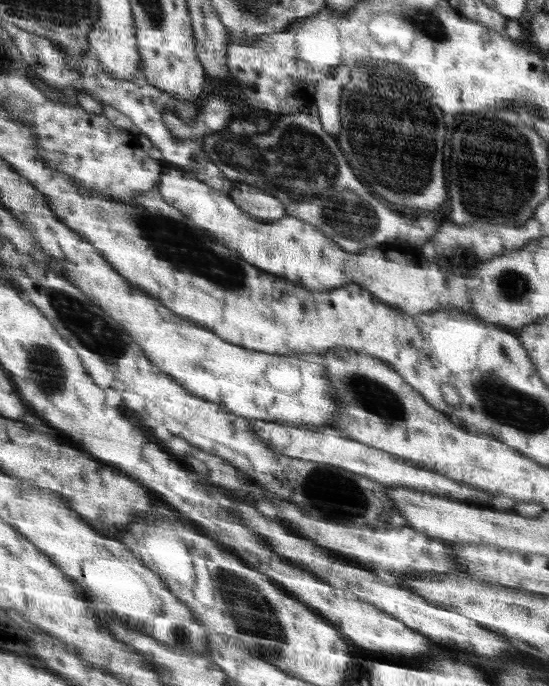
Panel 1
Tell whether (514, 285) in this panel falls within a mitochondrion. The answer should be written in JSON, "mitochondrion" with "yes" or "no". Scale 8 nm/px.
{"mitochondrion":"yes"}

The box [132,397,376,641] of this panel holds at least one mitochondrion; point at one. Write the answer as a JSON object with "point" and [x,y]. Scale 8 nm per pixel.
{"point":[330,493]}

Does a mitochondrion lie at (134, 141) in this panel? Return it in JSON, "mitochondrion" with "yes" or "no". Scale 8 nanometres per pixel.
{"mitochondrion":"no"}

